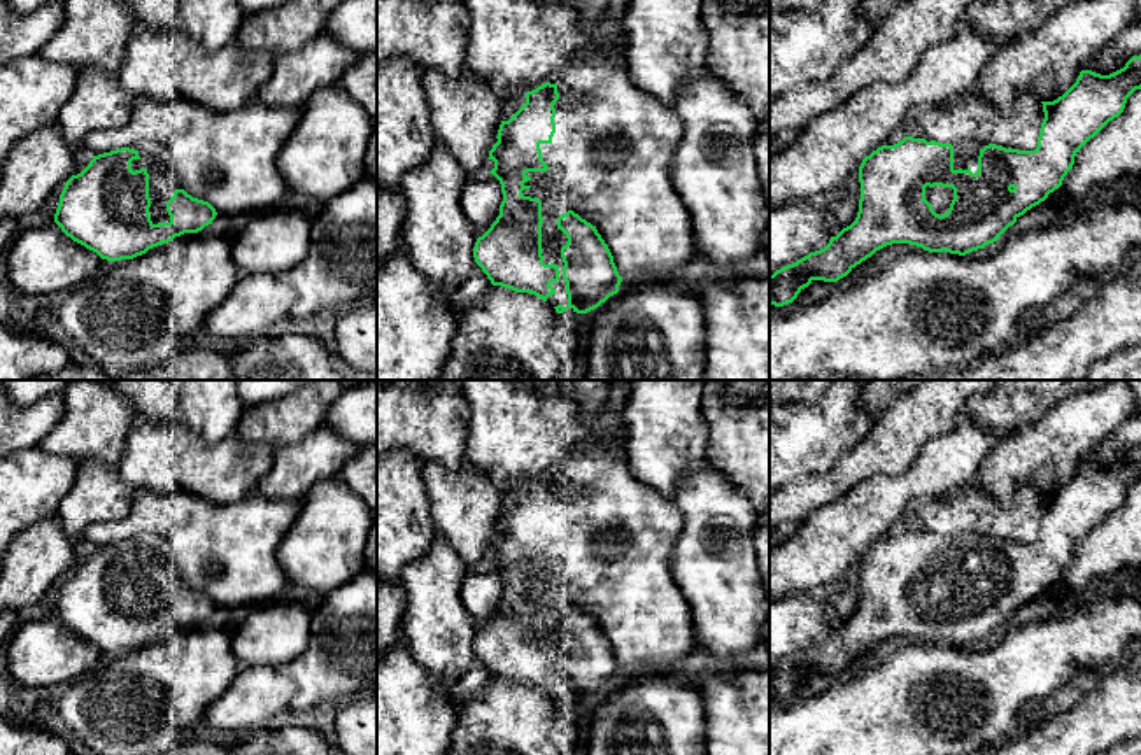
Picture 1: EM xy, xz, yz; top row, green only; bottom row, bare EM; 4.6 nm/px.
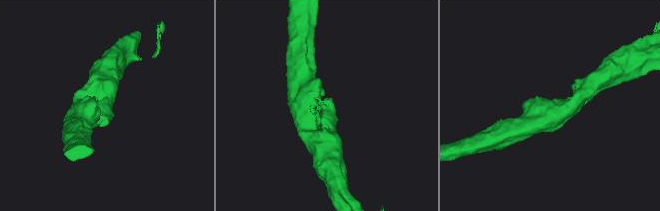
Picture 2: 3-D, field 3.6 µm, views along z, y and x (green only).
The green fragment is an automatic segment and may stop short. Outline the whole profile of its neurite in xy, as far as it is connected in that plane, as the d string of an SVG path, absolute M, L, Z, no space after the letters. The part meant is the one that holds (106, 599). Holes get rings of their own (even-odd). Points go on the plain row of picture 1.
M145 533L93 548L81 566L65 575L54 615L102 652L121 653L142 648L184 625L198 625L212 617L216 608L209 594L193 590L179 578L167 552L167 540Z

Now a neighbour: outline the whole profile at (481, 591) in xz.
M493 566L468 569L461 587L461 599L477 629L482 629L500 608L503 594L501 576Z

